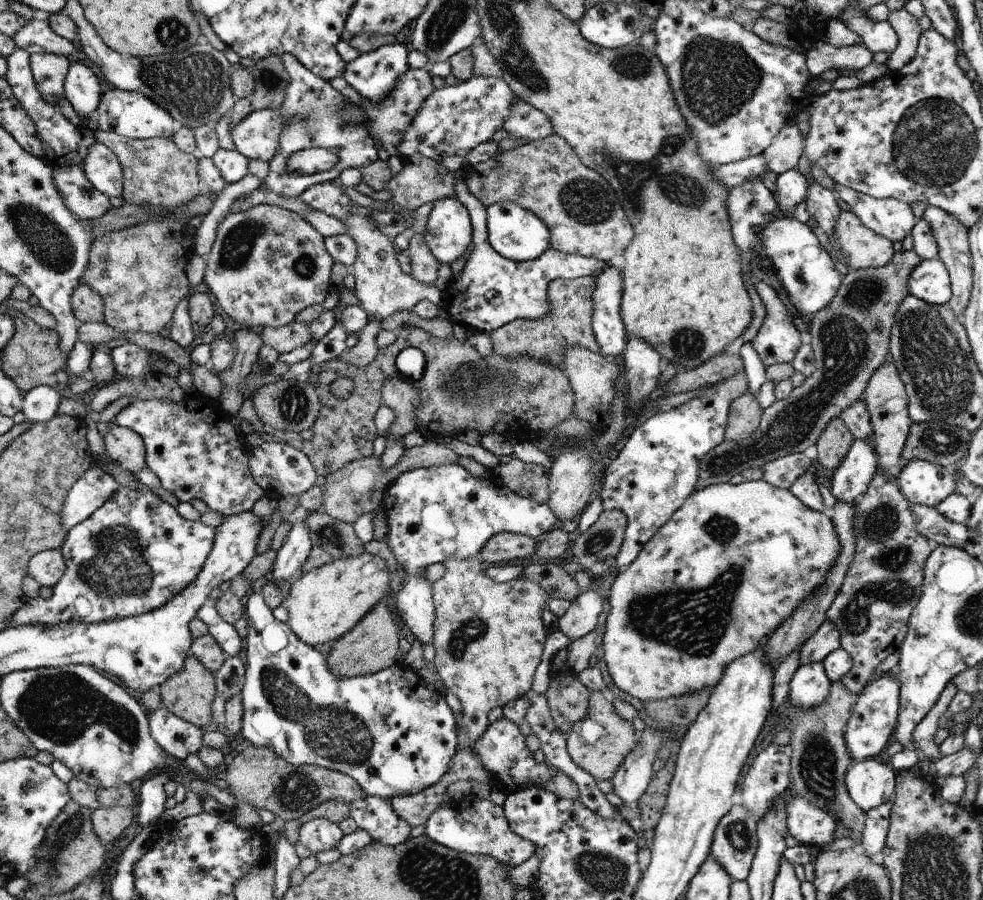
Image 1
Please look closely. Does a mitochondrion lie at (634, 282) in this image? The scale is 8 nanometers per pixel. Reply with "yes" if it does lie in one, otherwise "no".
no

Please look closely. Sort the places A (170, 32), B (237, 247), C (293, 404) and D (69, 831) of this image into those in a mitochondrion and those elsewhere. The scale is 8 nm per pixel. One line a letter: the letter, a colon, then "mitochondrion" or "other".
A: mitochondrion
B: mitochondrion
C: mitochondrion
D: mitochondrion

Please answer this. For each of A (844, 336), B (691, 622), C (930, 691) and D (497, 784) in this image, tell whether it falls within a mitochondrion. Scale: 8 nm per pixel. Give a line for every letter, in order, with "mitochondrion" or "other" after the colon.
A: mitochondrion
B: mitochondrion
C: other
D: other

